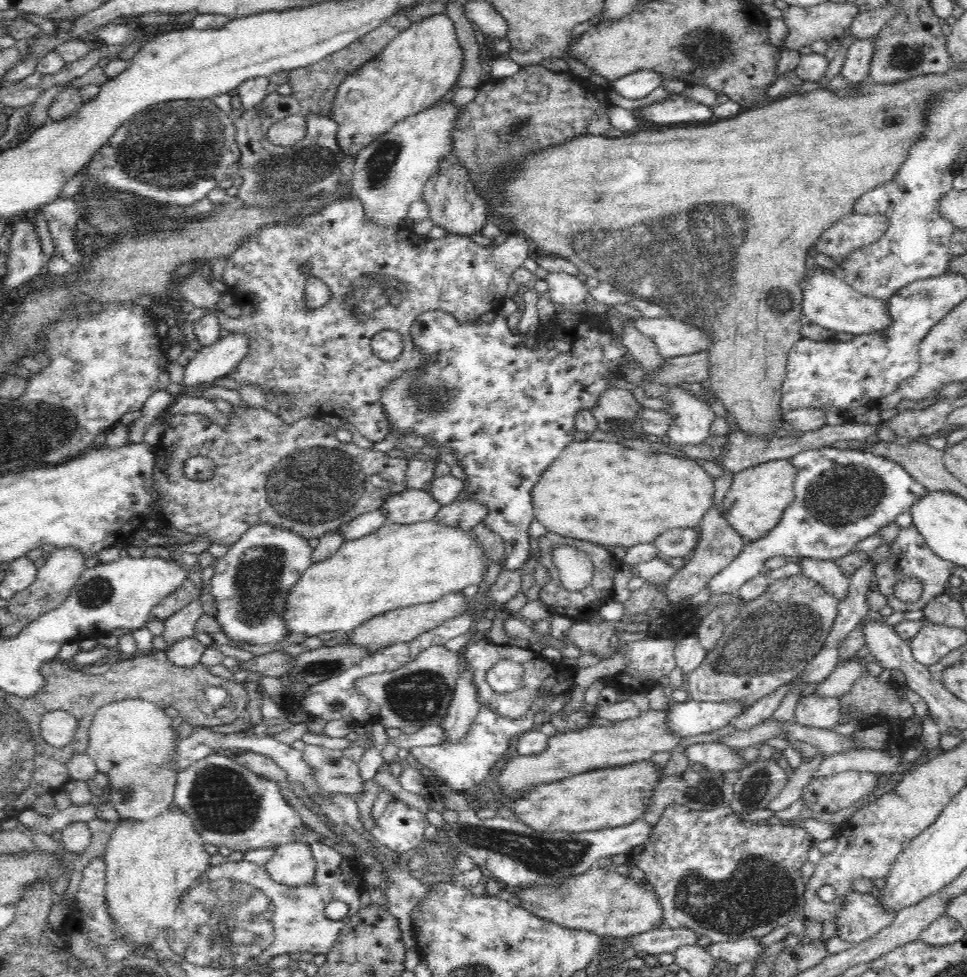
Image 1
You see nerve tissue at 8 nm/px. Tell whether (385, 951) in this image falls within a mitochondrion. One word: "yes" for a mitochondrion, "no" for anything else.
no

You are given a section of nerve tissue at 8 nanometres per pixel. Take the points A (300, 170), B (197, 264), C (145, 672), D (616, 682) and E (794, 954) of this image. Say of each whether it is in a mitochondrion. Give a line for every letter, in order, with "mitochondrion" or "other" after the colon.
A: mitochondrion
B: other
C: other
D: other
E: other

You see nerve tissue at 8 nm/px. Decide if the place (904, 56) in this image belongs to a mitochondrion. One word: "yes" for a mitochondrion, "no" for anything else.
yes

